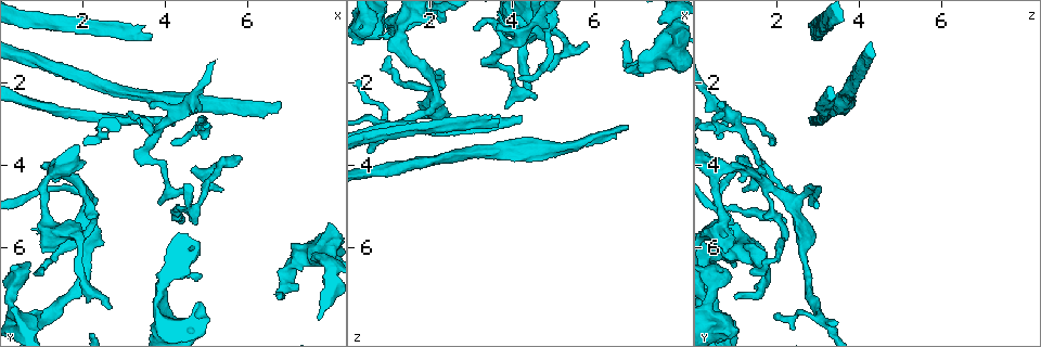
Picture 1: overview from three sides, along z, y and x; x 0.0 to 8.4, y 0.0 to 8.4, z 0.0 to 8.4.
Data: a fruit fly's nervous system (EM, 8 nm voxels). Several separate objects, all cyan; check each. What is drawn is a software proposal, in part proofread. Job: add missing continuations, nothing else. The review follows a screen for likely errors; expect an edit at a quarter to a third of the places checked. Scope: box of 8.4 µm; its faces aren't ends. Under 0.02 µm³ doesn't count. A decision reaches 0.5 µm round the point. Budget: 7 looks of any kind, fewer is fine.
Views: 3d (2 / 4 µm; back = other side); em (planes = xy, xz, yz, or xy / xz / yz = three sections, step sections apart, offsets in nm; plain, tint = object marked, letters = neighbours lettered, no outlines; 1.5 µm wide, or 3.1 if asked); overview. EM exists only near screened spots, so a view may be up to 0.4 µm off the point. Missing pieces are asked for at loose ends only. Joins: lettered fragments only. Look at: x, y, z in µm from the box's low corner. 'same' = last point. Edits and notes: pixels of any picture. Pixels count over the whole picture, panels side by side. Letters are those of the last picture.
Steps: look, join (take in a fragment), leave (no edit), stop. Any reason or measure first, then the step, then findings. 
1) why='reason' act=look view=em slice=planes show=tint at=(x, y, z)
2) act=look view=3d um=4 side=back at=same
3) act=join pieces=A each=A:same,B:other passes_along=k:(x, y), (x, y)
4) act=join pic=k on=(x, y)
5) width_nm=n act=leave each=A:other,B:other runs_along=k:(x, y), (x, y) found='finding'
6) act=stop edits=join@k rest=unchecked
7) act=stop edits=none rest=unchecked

why='tapers out' act=look view=em slice=planes show=plain at=(4.70, 5.40, 0.90)

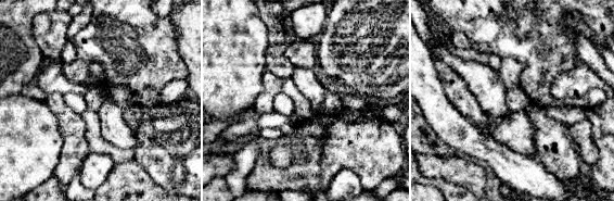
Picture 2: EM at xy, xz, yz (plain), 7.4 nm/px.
act=look view=em slice=planes show=letters at=same

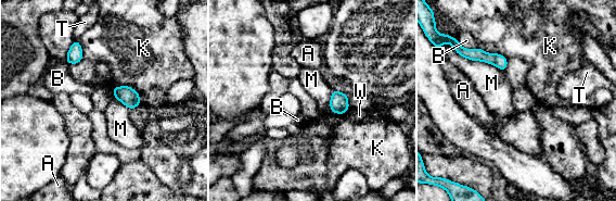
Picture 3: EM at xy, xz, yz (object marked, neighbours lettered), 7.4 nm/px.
act=leave each=A:other,B:other,K:other,M:other,T:other,W:other found='none of them fits'

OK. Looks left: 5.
why='branch stops here' act=look view=em slice=planes show=letters at=(6.75, 7.25, 1.00)

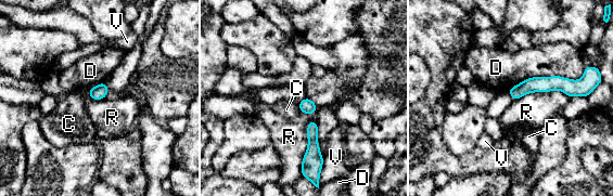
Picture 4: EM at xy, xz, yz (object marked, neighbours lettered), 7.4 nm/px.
width_nm=100 longest_contact=D:600nm act=leave each=C:other,D:other,R:other,V:other found='none of them fits'

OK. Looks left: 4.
why='end of a long branch' act=look view=3d um=4 side=back at=(4.20, 3.00, 2.85)

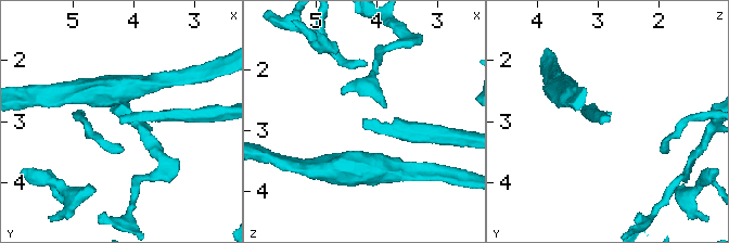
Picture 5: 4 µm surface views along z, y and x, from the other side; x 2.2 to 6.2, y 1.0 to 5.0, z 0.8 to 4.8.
why='need the tissue' act=look view=em slice=planes show=plain at=(4.20, 3.00, 2.80)

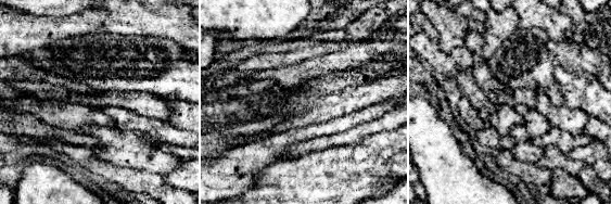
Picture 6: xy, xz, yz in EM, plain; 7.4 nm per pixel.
act=look view=em slice=planes show=letters at=same

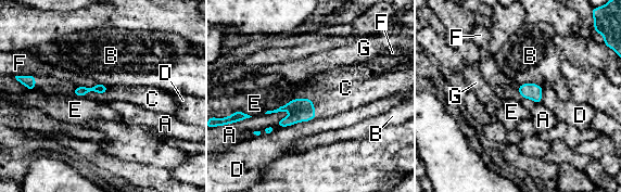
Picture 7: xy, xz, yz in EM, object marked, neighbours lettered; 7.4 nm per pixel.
act=join pieces=C each=A:other,B:other,C:same,D:other,E:other,F:other,G:other passes_along=7:(302, 110), (314, 109), (339, 90) found='it goes on there'

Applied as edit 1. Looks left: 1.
act=stop edits=join@7 rest=unchecked

